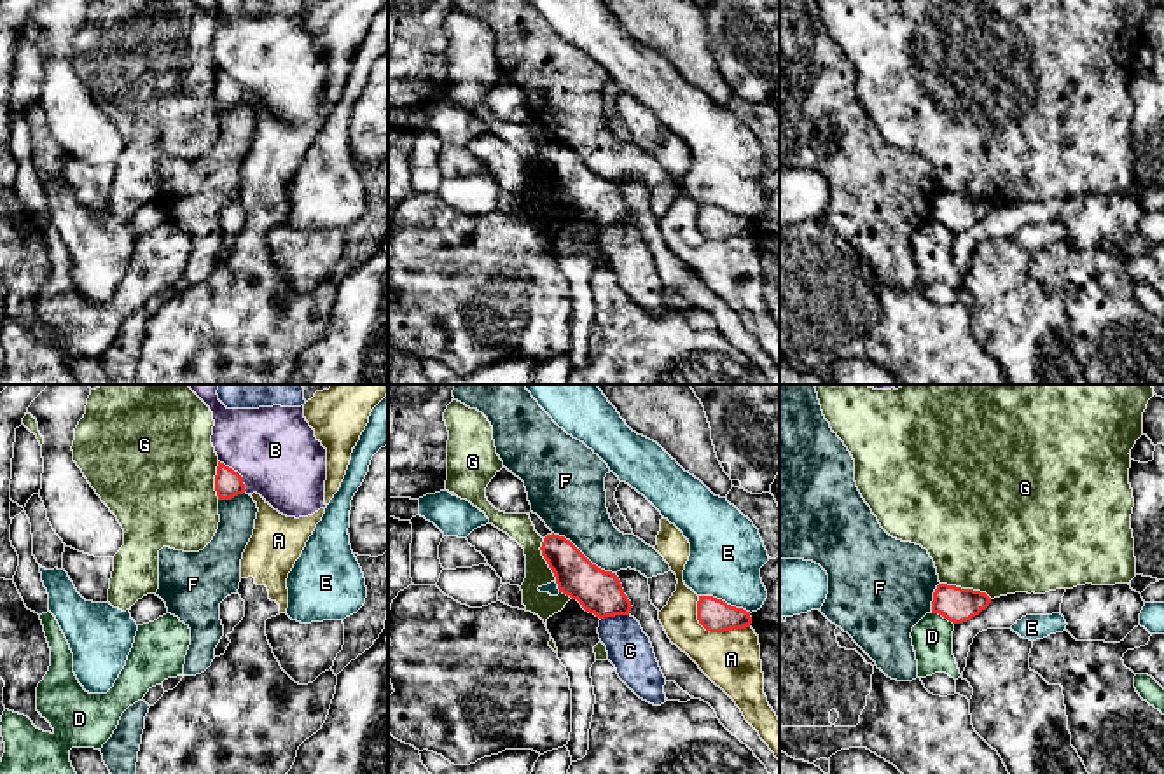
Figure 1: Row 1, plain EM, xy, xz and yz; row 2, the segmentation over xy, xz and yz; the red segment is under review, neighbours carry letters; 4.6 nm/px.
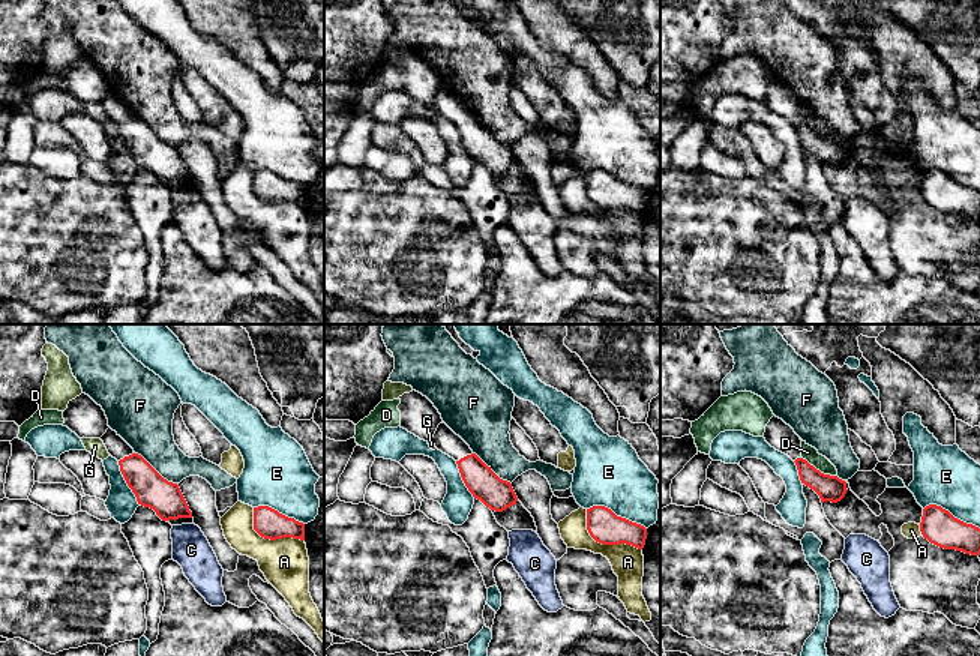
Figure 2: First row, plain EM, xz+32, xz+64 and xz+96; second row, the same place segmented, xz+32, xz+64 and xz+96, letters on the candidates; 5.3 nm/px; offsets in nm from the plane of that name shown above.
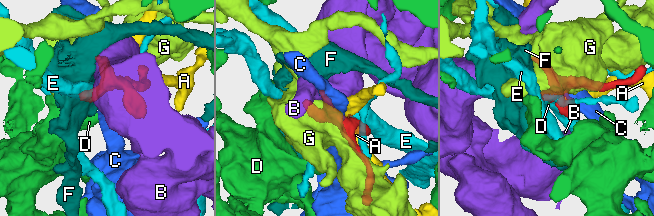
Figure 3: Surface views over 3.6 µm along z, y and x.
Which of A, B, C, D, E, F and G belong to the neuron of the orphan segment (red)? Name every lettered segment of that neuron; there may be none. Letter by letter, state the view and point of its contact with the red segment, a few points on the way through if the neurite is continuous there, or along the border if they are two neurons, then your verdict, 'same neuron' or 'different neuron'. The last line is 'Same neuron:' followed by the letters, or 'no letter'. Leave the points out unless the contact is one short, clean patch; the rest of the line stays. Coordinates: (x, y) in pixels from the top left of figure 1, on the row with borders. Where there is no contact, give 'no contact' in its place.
A: xz (712, 631) | different neuron
B: xy (238, 474) | along xy (219, 460), (242, 477), (245, 491) | different neuron
C: xz (614, 615) | different neuron
D: yz (942, 615) | along yz (932, 612), (937, 612), (953, 624) | different neuron
E: xz (724, 601) | different neuron
F: xz (582, 554) | different neuron
G: yz (967, 589) | different neuron
Same neuron: no letter

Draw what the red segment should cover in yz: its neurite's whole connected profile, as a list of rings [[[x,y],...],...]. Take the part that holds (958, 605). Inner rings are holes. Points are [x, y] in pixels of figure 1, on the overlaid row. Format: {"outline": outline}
{"outline": [[[939,584],[933,592],[932,613],[961,624],[986,610],[989,603],[991,598],[986,592]]]}

